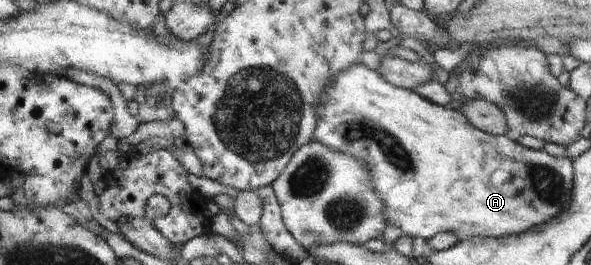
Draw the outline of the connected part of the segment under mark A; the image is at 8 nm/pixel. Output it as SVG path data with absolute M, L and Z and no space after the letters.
M363 64L352 65L339 73L333 79L333 85L327 87L327 91L323 93L323 97L317 103L317 115L319 115L319 123L315 140L321 141L325 147L331 147L333 151L343 151L347 155L353 155L361 161L365 161L365 165L371 171L373 177L373 187L379 193L379 197L383 199L385 205L385 215L387 215L387 223L393 227L399 227L402 233L407 237L421 237L425 241L433 239L435 235L443 232L455 233L460 240L466 240L475 236L502 238L503 236L519 235L531 231L535 227L539 227L542 223L553 219L555 215L559 215L559 211L569 207L569 199L571 199L571 187L574 186L573 160L567 156L558 157L551 156L544 150L534 150L527 148L521 141L512 140L508 135L493 135L474 127L474 124L467 119L467 116L459 109L454 110L447 106L433 103L431 100L425 99L419 92L411 89L400 88L385 79L377 70L371 70Z

